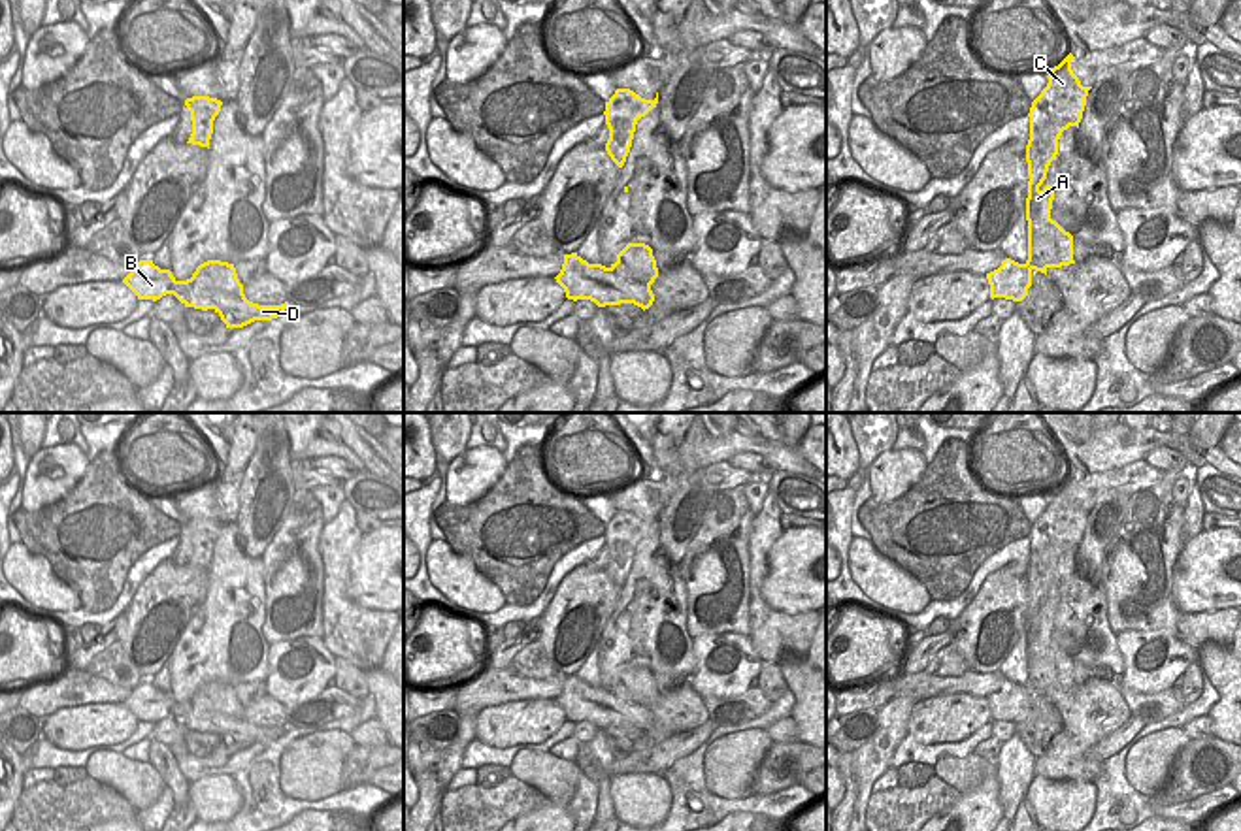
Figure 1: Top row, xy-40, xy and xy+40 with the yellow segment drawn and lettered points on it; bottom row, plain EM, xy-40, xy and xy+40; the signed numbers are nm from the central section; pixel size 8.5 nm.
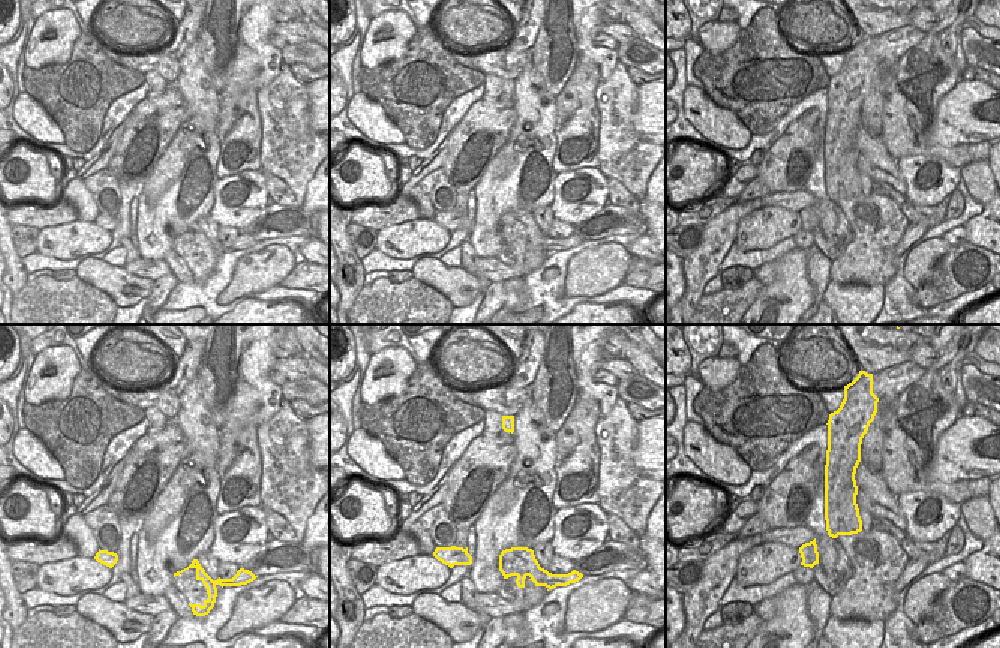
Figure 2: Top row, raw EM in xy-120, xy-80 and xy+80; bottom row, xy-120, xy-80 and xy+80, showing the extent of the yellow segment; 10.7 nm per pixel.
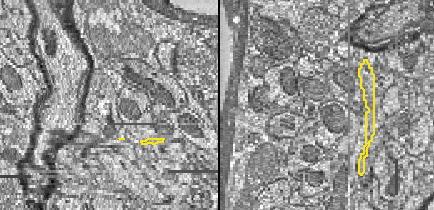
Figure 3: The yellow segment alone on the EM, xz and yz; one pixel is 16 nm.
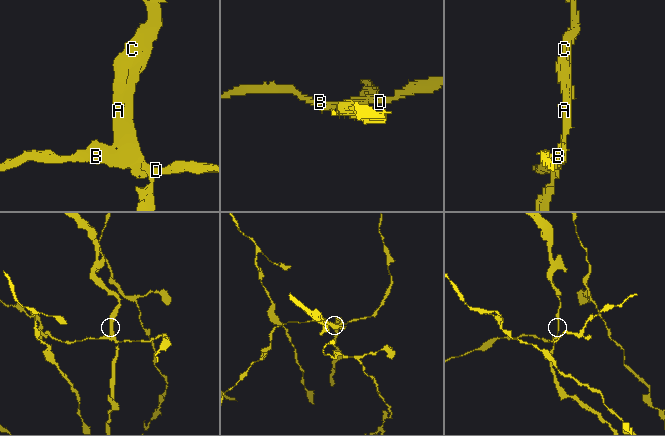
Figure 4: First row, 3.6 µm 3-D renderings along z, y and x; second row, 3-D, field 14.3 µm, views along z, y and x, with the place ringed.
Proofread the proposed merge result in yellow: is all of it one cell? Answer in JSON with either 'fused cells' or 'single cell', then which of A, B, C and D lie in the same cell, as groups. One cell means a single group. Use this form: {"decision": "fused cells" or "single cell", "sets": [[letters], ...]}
{"decision": "fused cells", "sets": [["A", "C"], ["B", "D"]]}

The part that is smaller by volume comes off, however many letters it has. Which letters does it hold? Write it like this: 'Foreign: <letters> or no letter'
Foreign: B, D.

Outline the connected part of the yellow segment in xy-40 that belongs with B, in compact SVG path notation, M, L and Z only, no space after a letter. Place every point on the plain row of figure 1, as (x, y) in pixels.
M140 682L123 705L138 722L160 722L174 716L185 729L213 731L226 750L243 750L255 742L272 742L285 735L281 727L258 727L249 722L234 722L223 709L217 709L204 692L196 690L190 701L177 703L170 692L160 692L153 682Z

